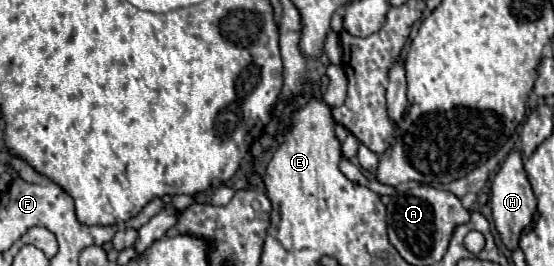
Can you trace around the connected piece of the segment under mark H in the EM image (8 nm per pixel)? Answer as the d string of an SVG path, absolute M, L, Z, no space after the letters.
M516 150L510 152L508 158L502 162L498 174L492 180L490 204L492 204L492 216L494 216L496 230L500 232L504 246L508 250L514 250L518 246L520 232L532 222L532 216L536 212L536 198L534 198L534 192L530 188L528 176L526 176L526 172L522 168L522 154L520 152L516 152Z

